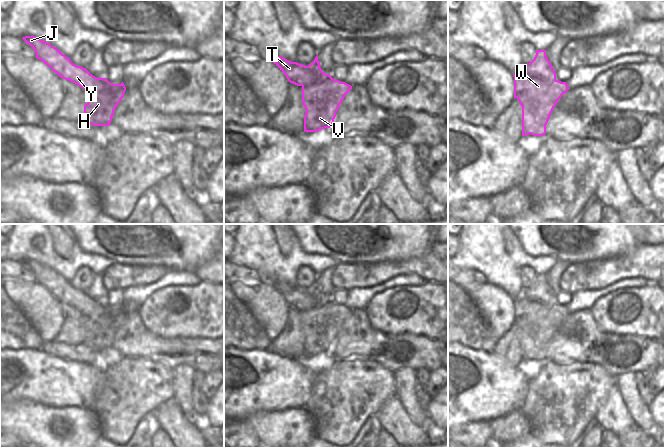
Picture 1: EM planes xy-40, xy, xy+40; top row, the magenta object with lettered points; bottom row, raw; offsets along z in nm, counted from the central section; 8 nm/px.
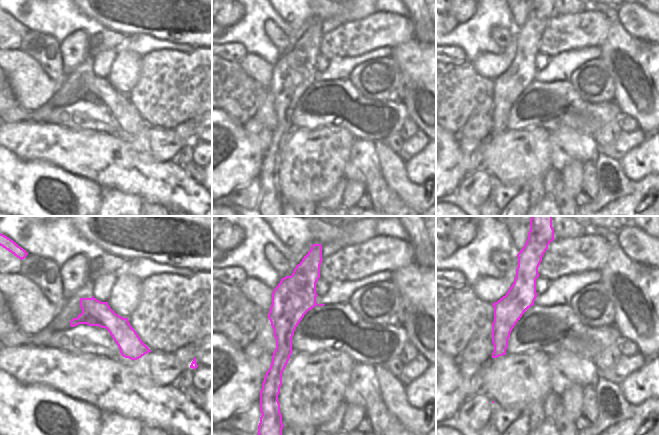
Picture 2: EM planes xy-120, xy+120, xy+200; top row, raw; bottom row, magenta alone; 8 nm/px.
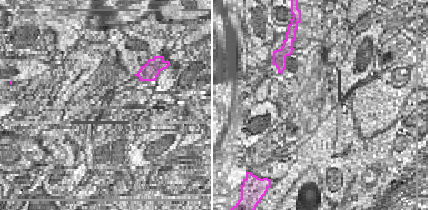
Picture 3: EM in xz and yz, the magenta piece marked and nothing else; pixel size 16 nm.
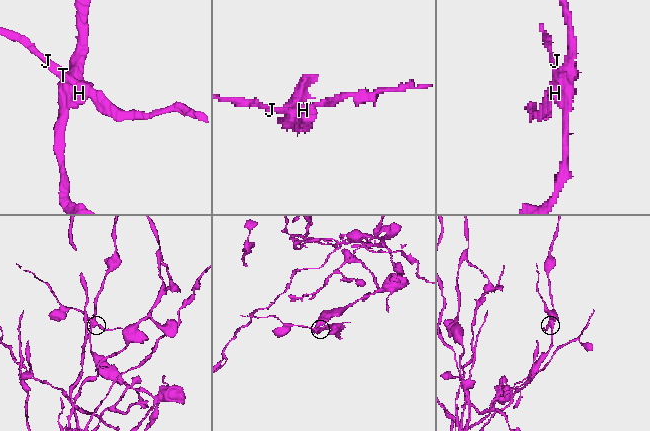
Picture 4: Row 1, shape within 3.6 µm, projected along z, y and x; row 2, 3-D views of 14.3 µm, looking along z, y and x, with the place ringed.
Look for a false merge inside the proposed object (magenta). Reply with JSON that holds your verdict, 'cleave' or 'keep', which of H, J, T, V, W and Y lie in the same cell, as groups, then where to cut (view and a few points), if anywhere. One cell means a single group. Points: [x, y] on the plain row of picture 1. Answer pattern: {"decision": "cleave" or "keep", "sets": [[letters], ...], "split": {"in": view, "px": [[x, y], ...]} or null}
{"decision": "cleave", "sets": [["H", "V", "W"], ["J", "T", "Y"]], "split": {"in": "xy-40", "px": [[86, 314], [91, 319], [98, 319], [104, 313], [116, 329]]}}

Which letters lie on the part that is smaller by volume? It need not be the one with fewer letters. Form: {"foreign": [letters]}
{"foreign": ["J", "T", "Y"]}

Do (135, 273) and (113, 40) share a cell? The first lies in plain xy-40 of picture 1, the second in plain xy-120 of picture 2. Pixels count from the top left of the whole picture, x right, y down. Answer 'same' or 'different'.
same

